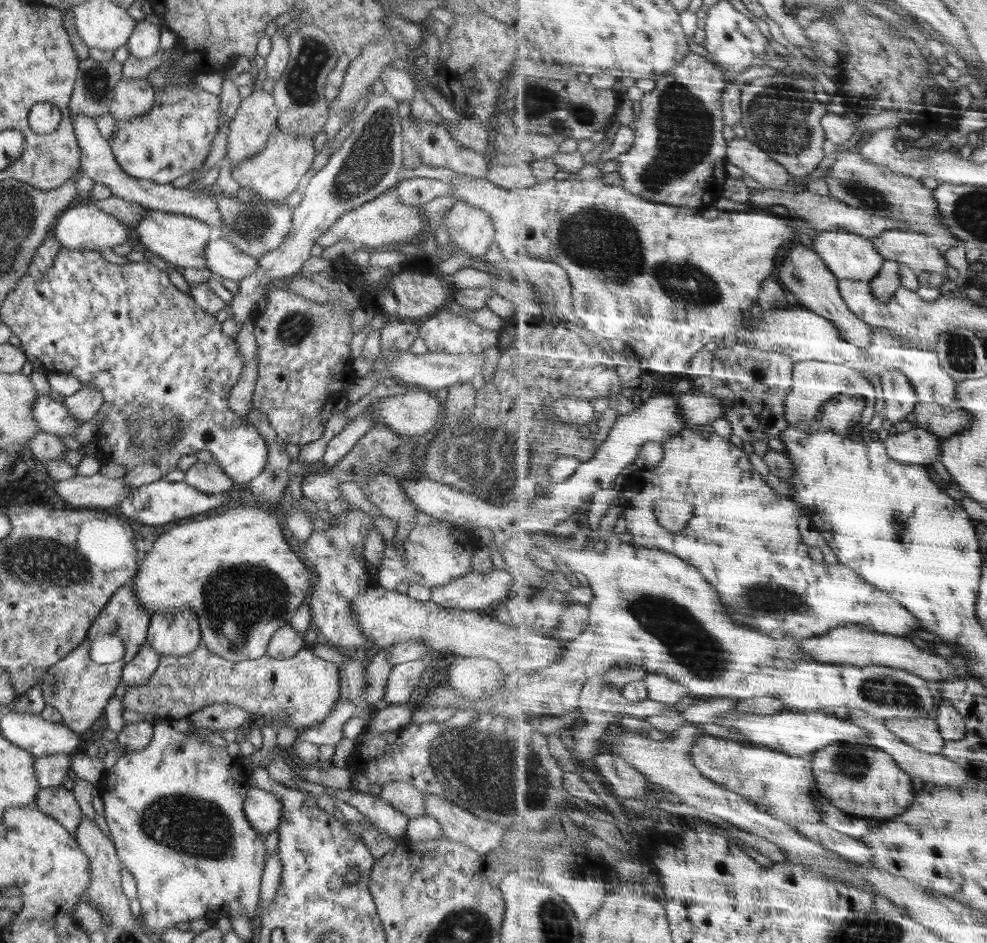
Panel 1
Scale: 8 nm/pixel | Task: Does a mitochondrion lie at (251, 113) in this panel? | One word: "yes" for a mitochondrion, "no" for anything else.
no

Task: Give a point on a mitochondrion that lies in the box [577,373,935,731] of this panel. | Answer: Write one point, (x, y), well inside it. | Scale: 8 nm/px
(698, 650)

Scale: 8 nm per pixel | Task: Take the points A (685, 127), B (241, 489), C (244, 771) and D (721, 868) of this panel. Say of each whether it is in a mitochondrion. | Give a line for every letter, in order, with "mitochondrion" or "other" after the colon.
A: mitochondrion
B: other
C: other
D: other

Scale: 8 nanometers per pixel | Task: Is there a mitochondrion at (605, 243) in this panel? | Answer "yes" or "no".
yes

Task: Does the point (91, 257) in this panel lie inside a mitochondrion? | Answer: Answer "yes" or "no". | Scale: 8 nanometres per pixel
no

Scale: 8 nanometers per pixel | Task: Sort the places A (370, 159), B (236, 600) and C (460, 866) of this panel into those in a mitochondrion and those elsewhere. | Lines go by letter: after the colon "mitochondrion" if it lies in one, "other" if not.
A: mitochondrion
B: mitochondrion
C: other

